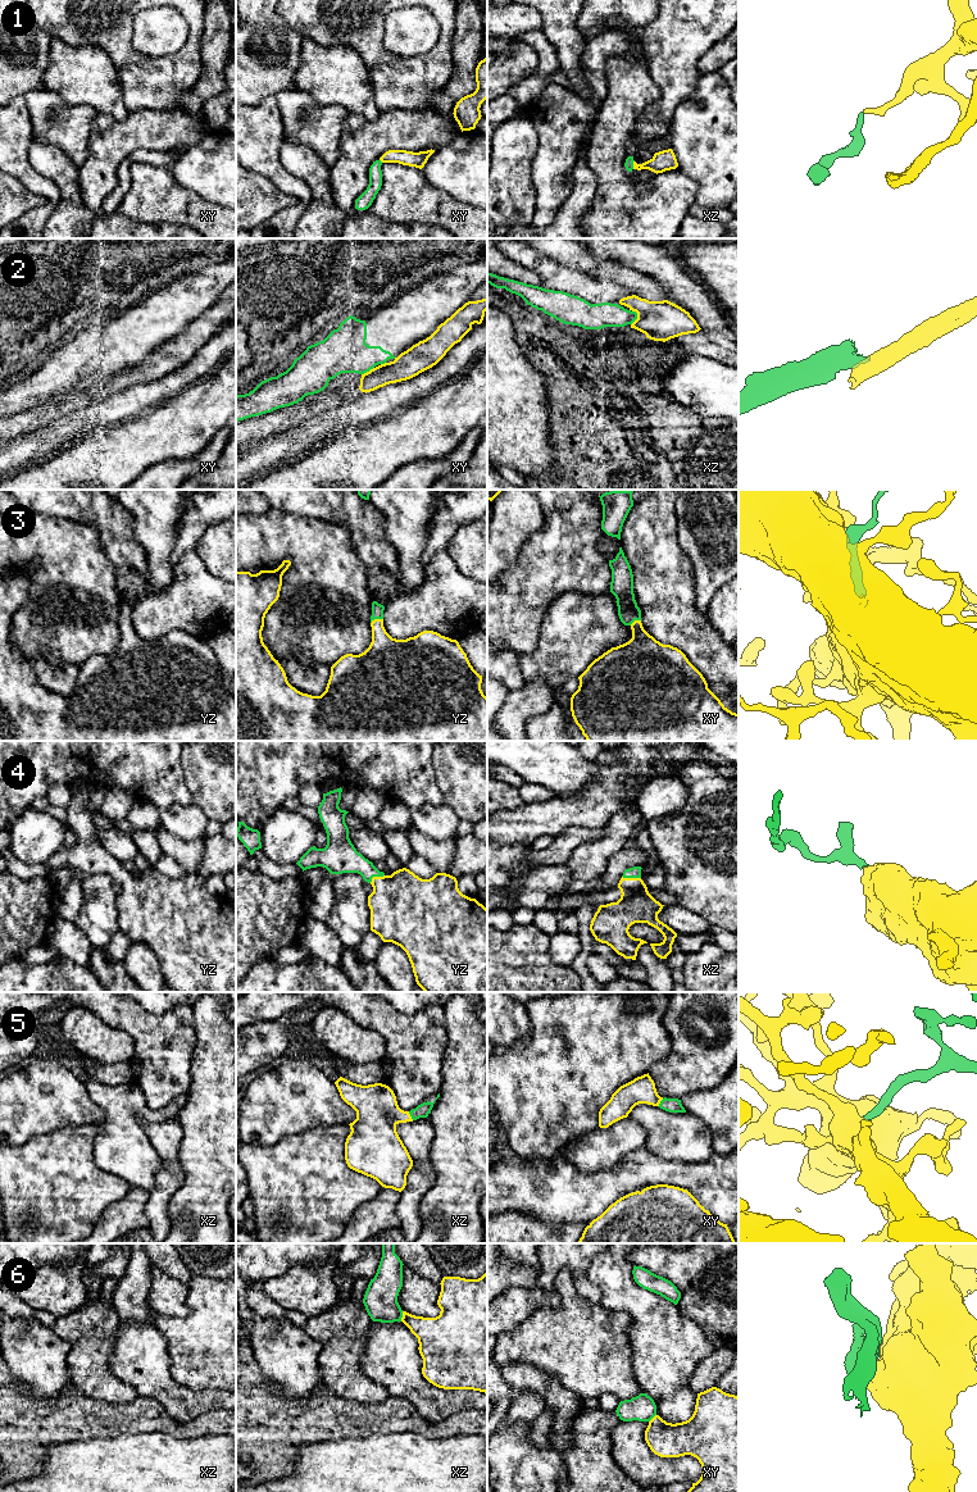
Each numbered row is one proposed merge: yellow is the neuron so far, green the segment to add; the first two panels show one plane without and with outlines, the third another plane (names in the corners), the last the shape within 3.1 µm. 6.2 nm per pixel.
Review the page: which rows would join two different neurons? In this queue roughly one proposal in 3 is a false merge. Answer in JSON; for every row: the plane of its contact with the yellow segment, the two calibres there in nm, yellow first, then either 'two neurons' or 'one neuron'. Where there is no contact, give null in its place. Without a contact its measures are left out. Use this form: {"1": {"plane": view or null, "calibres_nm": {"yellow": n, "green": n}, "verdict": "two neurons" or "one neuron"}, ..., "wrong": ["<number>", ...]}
{"1": {"plane": "xz", "calibres_nm": {"yellow": 130, "green": 60}, "verdict": "one neuron"}, "2": {"plane": "xz", "calibres_nm": {"yellow": 260, "green": 160}, "verdict": "two neurons"}, "3": {"plane": "yz", "calibres_nm": {"yellow": 260, "green": 80}, "verdict": "one neuron"}, "4": {"plane": "xz", "calibres_nm": {"yellow": 220, "green": 70}, "verdict": "one neuron"}, "5": {"plane": "xz", "calibres_nm": {"yellow": 280, "green": 90}, "verdict": "one neuron"}, "6": {"plane": "xz", "calibres_nm": {"yellow": 240, "green": 200}, "verdict": "two neurons"}, "wrong": ["2", "6"]}

